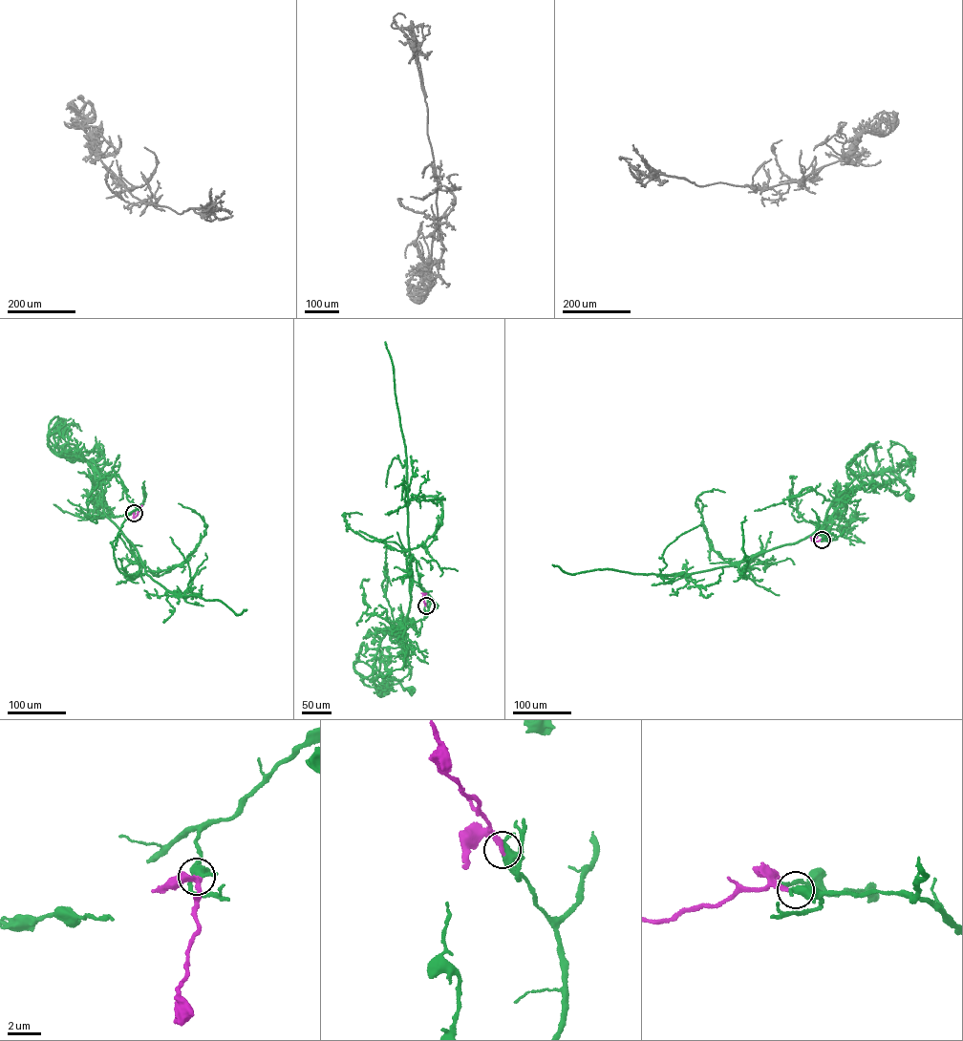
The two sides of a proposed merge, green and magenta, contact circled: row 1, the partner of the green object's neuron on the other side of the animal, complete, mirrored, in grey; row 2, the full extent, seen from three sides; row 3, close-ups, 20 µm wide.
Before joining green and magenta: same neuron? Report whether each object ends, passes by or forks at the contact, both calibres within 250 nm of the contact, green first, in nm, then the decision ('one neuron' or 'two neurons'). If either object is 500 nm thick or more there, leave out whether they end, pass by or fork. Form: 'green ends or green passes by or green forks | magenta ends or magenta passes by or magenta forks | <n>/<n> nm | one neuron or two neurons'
green passes by | magenta ends | 440/260 nm | one neuron

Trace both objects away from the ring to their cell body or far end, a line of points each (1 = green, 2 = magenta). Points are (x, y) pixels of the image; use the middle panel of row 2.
1: (426, 605), (423, 619), (395, 621), (378, 648), (378, 675), (411, 690)
2: (426, 605), (422, 597), (426, 593)

